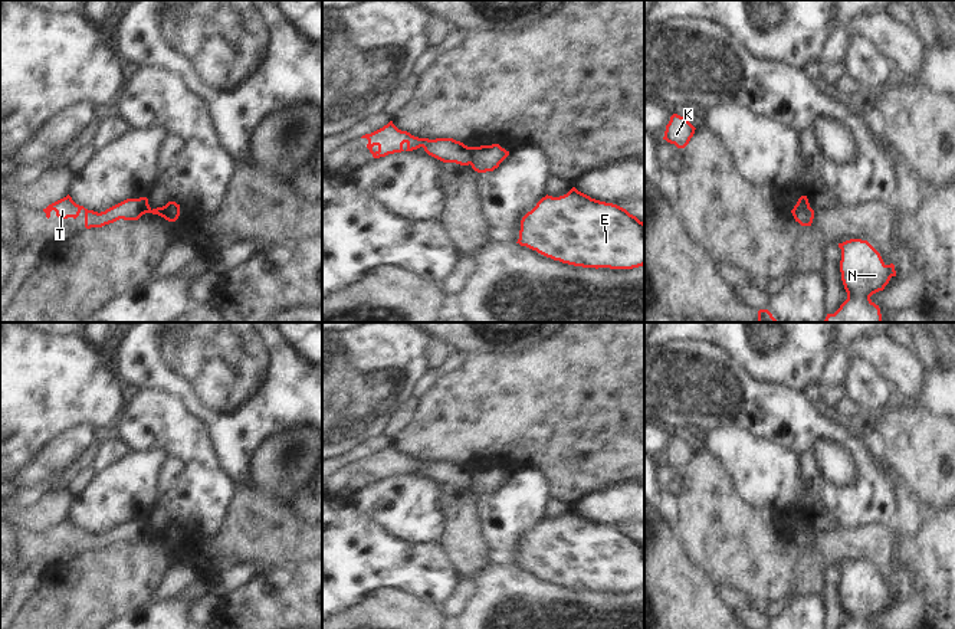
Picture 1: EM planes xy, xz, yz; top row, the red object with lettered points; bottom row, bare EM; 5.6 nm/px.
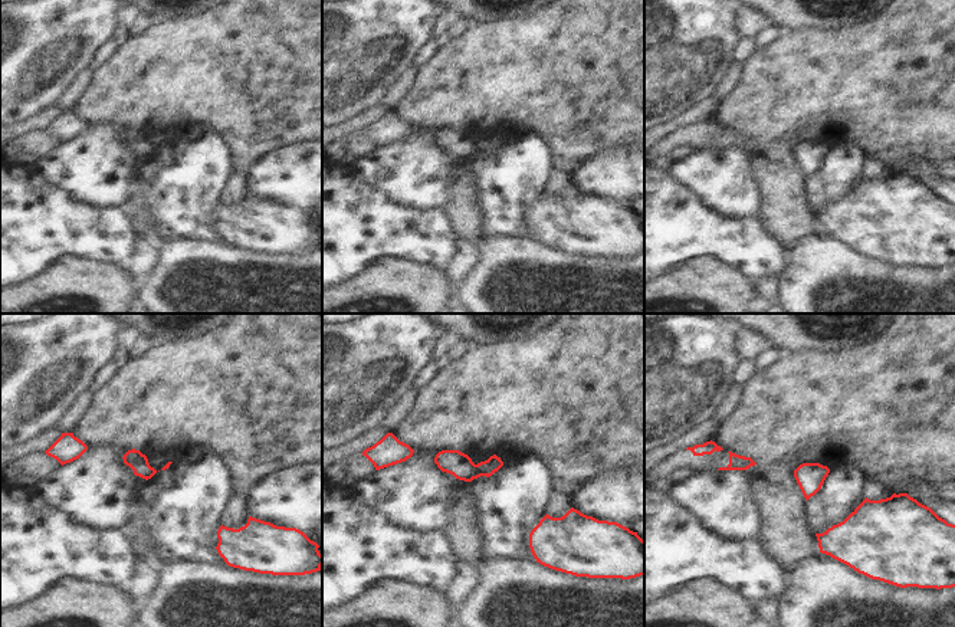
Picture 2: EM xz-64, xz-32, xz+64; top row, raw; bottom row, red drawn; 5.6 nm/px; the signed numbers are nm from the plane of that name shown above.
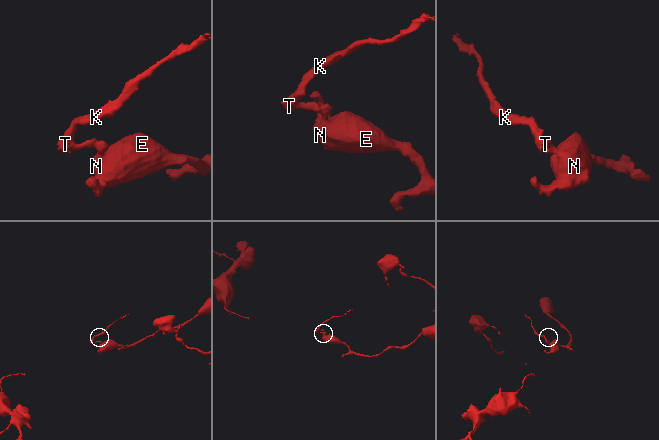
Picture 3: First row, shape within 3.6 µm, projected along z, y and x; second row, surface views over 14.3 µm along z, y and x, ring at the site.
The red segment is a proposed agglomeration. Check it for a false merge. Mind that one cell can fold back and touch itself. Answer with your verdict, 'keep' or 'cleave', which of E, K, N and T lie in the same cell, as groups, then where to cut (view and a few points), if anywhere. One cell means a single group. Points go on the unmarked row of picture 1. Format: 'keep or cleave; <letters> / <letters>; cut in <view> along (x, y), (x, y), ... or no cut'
cleave; E N / K T; cut in xz along (473, 469), (469, 485)

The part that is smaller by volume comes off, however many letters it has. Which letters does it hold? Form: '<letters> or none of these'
K, T

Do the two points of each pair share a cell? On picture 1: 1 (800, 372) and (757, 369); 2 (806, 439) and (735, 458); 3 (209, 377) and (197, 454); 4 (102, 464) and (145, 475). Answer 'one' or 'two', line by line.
1: one
2: two
3: two
4: two

